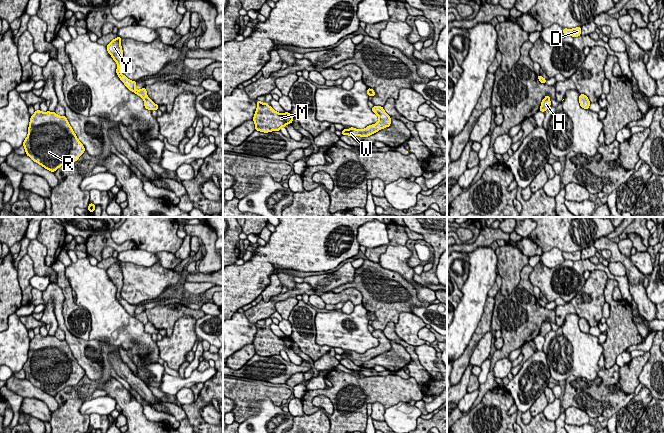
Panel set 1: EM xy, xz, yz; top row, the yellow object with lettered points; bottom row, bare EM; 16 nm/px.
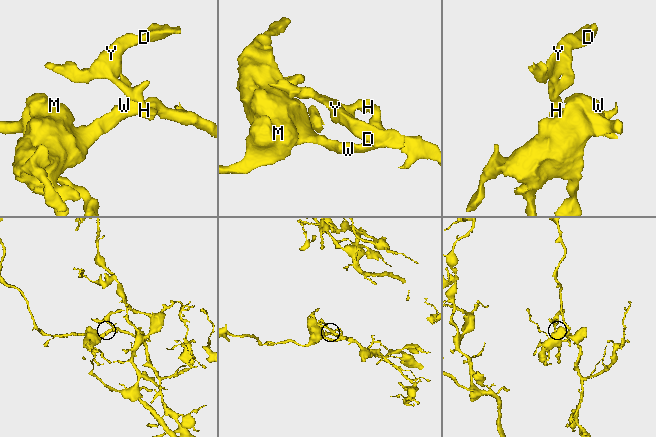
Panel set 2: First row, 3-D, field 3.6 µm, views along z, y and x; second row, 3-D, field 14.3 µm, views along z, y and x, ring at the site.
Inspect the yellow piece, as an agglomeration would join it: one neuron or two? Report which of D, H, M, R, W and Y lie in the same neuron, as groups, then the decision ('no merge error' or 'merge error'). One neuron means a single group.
D Y / H M R W | merge error

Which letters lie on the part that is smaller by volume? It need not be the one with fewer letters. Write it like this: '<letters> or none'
D, Y

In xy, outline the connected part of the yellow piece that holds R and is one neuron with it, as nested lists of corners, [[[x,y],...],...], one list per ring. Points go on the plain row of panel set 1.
[[[40,334],[35,335],[30,341],[28,359],[22,369],[27,380],[51,396],[55,396],[65,387],[76,386],[85,375],[85,371],[73,356],[66,340]]]

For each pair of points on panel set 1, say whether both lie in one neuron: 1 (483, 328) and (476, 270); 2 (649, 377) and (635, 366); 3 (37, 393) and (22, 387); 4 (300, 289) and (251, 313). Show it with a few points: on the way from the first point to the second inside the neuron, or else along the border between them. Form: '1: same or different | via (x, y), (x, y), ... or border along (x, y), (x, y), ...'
1: different | border along (488, 296), (483, 314), (471, 337)
2: different | border along (649, 352), (649, 358), (639, 375), (638, 382)
3: same | via (33, 392), (26, 389)
4: same | via (288, 294), (275, 299), (263, 310)

